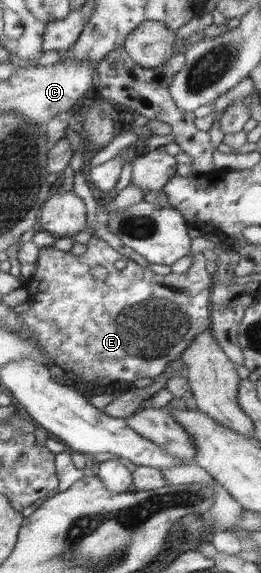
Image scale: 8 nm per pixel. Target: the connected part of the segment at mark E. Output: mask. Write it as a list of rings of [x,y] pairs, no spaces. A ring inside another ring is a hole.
[[[95,234],[86,242],[86,251],[81,255],[73,255],[70,251],[61,251],[54,247],[41,247],[38,252],[37,261],[35,261],[35,273],[28,278],[25,288],[29,294],[29,308],[17,313],[17,319],[23,323],[23,327],[32,334],[38,346],[45,350],[45,354],[55,362],[55,365],[61,366],[72,375],[71,381],[82,382],[86,385],[92,385],[93,388],[104,385],[109,381],[116,381],[118,384],[123,382],[133,382],[139,378],[155,378],[159,376],[168,362],[175,360],[179,354],[193,343],[193,340],[204,332],[205,328],[210,326],[209,296],[211,292],[214,276],[205,271],[205,258],[202,253],[196,253],[192,256],[192,262],[189,268],[180,274],[168,273],[167,275],[157,275],[149,268],[141,267],[129,257],[119,254],[112,247],[109,247],[105,241]],[[91,266],[105,266],[107,275],[105,279],[95,280],[91,276]]]

